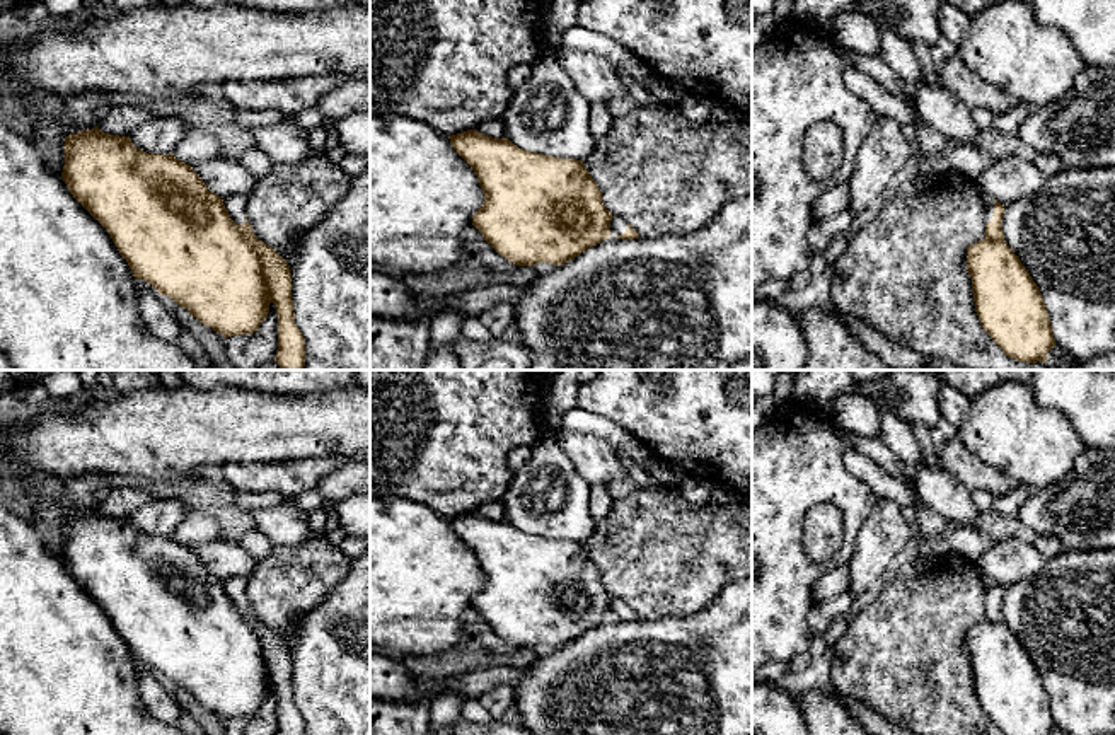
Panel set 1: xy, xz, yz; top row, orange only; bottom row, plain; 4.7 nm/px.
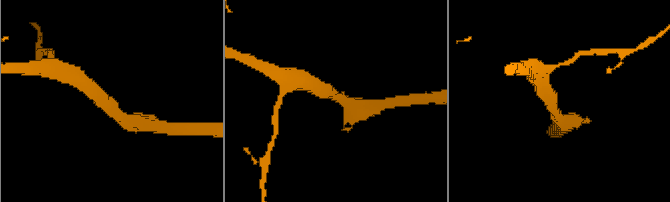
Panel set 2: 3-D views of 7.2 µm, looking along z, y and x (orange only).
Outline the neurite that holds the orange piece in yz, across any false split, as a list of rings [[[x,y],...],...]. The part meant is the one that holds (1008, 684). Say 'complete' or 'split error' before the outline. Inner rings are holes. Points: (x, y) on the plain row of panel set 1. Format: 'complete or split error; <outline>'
split error; [[[984,573],[985,619],[967,629],[975,694],[1002,735],[1049,735],[1055,728],[1042,675],[1014,633],[1004,624],[1004,587]]]

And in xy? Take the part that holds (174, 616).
split error; [[[94,508],[65,520],[65,547],[61,559],[73,580],[109,614],[133,658],[170,679],[205,708],[223,720],[254,716],[273,684],[278,697],[276,735],[305,735],[305,721],[295,706],[292,682],[292,655],[288,645],[259,622],[247,604],[247,578],[225,582],[211,575],[189,546],[172,535],[147,535],[130,518],[109,517]]]

